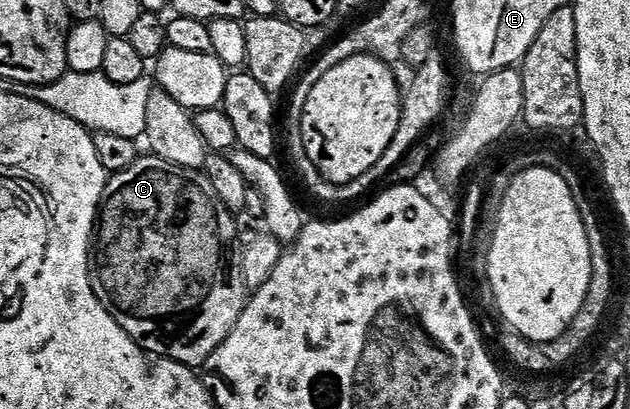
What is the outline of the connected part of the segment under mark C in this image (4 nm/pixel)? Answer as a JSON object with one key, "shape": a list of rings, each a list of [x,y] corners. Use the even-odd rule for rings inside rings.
{"shape":[[[142,155],[132,163],[132,167],[113,174],[107,180],[106,195],[96,222],[96,248],[92,253],[94,294],[100,299],[102,306],[110,312],[112,319],[116,319],[116,323],[120,323],[120,327],[124,327],[124,331],[128,331],[130,338],[139,347],[145,349],[147,354],[158,359],[175,361],[181,365],[202,367],[212,355],[212,351],[216,351],[220,343],[228,339],[232,327],[236,327],[236,319],[240,319],[248,300],[248,290],[244,275],[241,274],[239,254],[236,251],[234,254],[234,249],[239,248],[234,219],[235,214],[226,209],[224,203],[220,203],[220,195],[216,195],[212,183],[201,169],[185,169],[153,155]]]}

